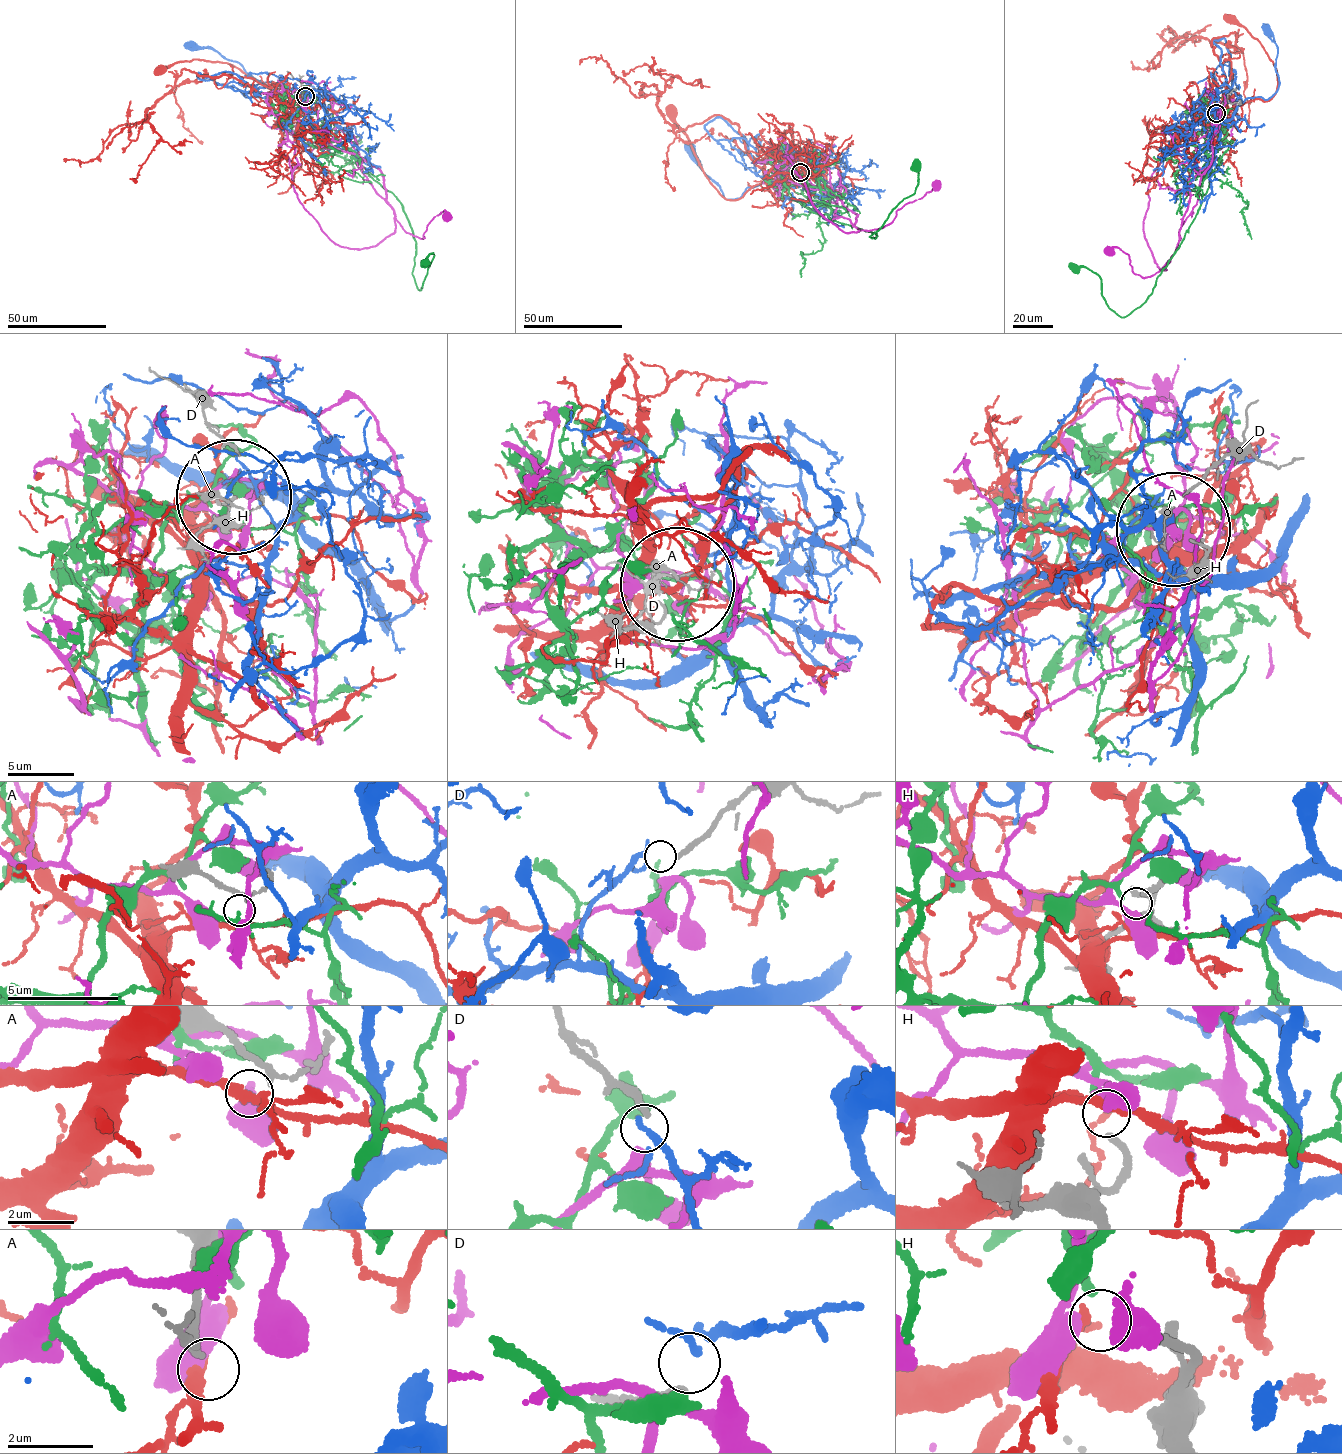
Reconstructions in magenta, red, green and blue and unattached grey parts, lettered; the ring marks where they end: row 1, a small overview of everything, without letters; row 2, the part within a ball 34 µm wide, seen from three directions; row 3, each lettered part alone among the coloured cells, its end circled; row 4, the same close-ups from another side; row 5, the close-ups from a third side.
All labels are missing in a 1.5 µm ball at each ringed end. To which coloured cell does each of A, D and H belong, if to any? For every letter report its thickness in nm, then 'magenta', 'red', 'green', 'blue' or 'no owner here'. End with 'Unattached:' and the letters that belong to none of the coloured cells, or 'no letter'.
A: 150 nm thick; red
D: 200 nm thick; blue
H: 200 nm thick; green
Unattached: no letter

